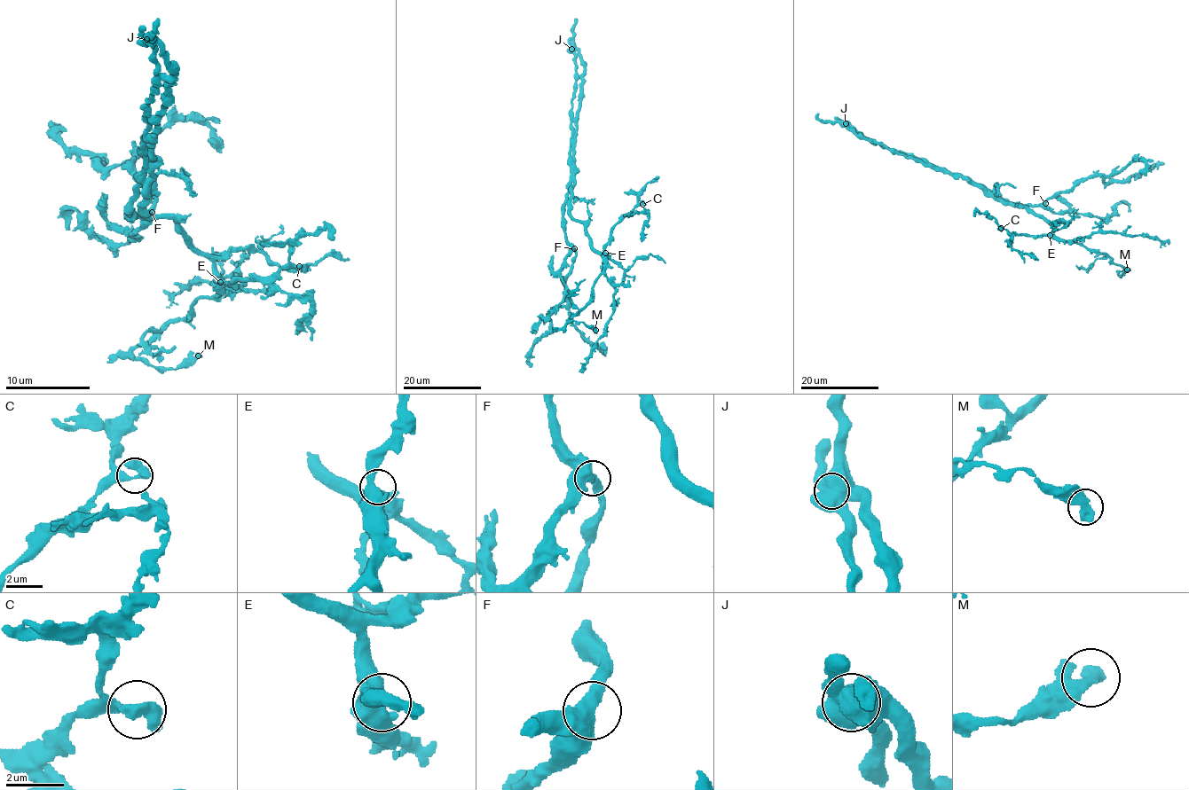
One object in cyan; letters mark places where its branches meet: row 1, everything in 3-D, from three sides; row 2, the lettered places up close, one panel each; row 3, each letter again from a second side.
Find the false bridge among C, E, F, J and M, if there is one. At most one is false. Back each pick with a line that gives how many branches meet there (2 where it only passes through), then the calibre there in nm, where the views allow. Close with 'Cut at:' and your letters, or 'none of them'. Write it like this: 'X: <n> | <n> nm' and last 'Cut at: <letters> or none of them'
J: 1 | 1300 nm
Cut at: J

